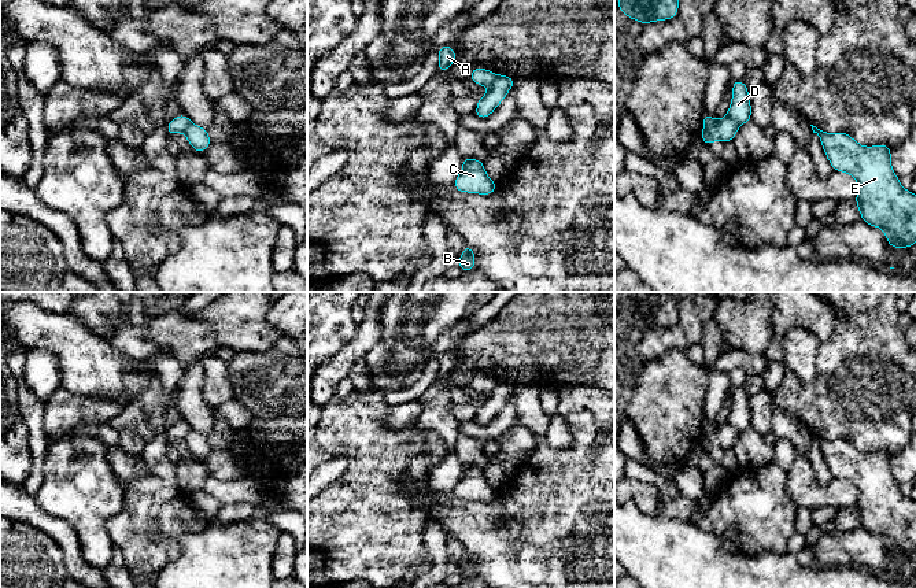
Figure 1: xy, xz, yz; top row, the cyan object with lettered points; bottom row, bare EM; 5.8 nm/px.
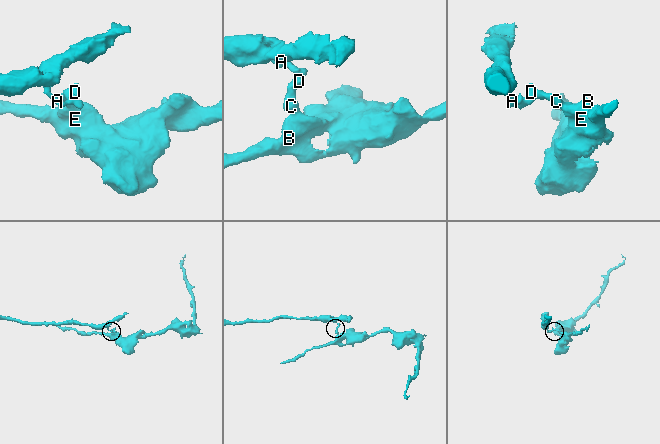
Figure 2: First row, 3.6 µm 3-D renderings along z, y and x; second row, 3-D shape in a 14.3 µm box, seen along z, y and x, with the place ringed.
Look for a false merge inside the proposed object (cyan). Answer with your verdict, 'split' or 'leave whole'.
split

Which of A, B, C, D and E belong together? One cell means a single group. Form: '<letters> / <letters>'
A / B C D E

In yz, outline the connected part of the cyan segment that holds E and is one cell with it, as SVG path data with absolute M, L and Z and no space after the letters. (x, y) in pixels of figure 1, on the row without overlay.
M810 432L823 452L834 478L849 480L858 491L854 506L861 528L884 539L891 555L911 555L916 551L916 502L902 495L891 474L891 455L886 451L865 454L845 439L827 440Z

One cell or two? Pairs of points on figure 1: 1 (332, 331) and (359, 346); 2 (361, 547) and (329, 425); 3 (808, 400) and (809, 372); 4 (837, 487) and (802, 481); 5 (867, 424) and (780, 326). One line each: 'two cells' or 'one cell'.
1: two cells
2: one cell
3: two cells
4: one cell
5: two cells

